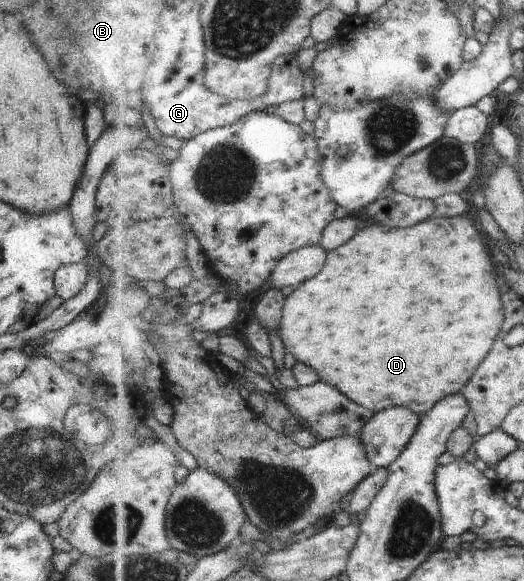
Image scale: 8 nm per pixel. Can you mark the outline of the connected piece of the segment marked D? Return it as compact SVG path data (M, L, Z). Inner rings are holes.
M465 214L454 218L435 216L411 229L388 228L383 224L371 224L361 228L347 243L328 251L323 269L315 277L298 285L286 298L278 331L285 351L291 352L299 362L310 365L319 374L321 382L334 385L349 399L367 409L380 412L390 407L404 407L420 417L428 414L442 399L458 394L470 382L478 367L491 353L505 323L506 311L499 293L501 289L495 279L497 271L493 269L493 257L489 245L485 245L485 238L481 227L477 227Z

